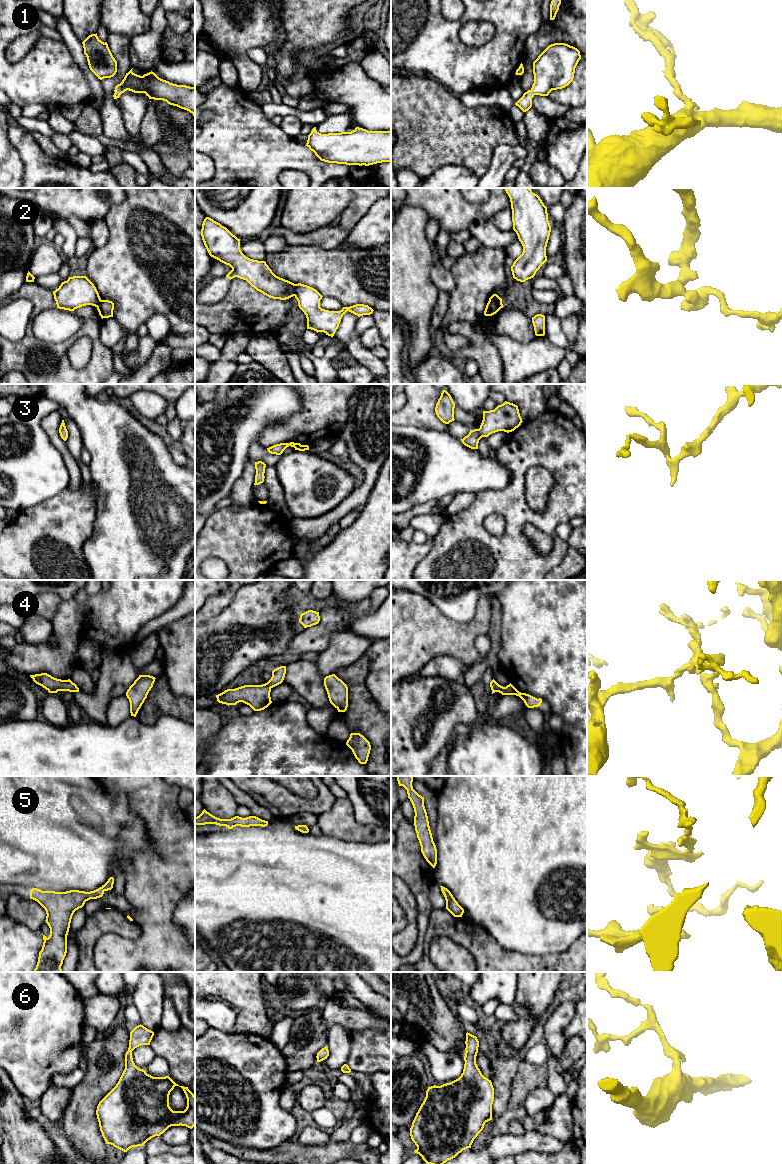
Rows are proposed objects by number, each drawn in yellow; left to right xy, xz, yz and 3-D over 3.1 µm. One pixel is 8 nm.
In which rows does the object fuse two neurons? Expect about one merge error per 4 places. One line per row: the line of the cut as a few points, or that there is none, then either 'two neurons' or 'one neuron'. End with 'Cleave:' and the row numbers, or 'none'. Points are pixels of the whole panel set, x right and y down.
1: no cut | one neuron
2: xz (295, 284), (293, 295) | two neurons
3: no cut | one neuron
4: no cut | one neuron
5: no cut | one neuron
6: no cut | one neuron
Cleave: 2

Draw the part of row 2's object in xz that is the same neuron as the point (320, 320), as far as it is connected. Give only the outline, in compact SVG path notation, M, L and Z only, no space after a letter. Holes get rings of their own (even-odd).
M298 283L295 284L294 296L298 301L299 308L307 318L307 329L324 332L333 337L339 327L343 315L349 311L358 317L370 315L373 309L368 305L356 304L350 307L343 307L340 311L329 311L320 307L322 295L314 288Z

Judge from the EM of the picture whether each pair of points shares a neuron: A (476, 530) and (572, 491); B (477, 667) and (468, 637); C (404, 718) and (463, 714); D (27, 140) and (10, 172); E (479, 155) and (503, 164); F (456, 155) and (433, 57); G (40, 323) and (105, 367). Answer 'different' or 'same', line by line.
A: same
B: different
C: same
D: different
E: different
F: different
G: different

